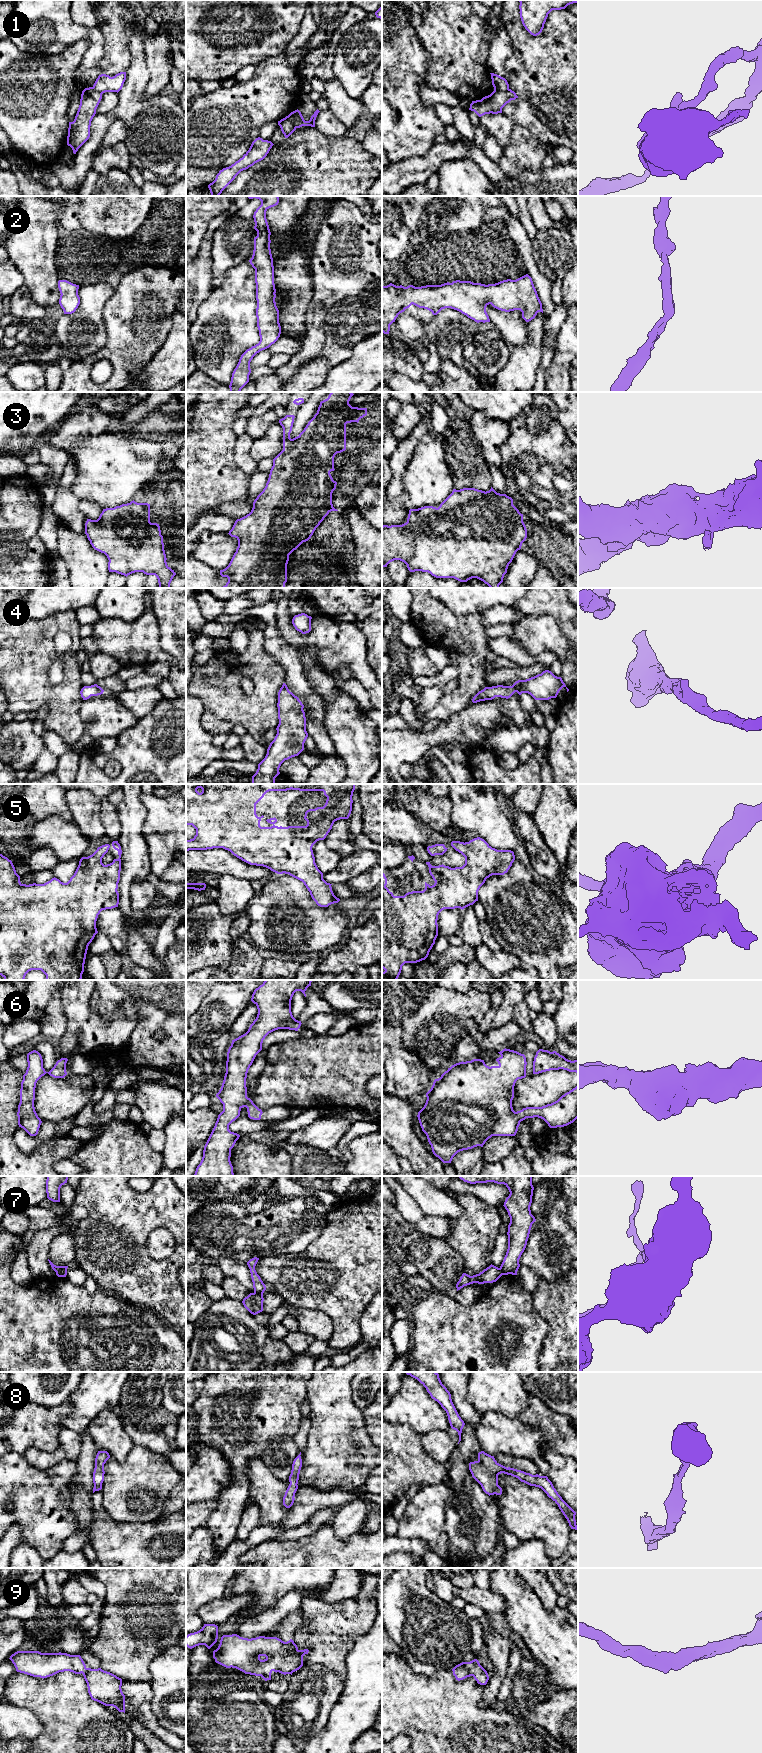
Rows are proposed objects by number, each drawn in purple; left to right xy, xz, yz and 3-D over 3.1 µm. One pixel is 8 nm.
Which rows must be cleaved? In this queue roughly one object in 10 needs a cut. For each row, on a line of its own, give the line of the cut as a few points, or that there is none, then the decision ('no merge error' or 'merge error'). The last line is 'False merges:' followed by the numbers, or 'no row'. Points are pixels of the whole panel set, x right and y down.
1: cut in xz along (295, 110), (294, 124), (297, 127); merge error
2: no cut; no merge error
3: no cut; no merge error
4: no cut; no merge error
5: no cut; no merge error
6: no cut; no merge error
7: cut in xy along (66, 1268), (56, 1272); merge error
8: no cut; no merge error
9: no cut; no merge error
False merges: 1, 7

